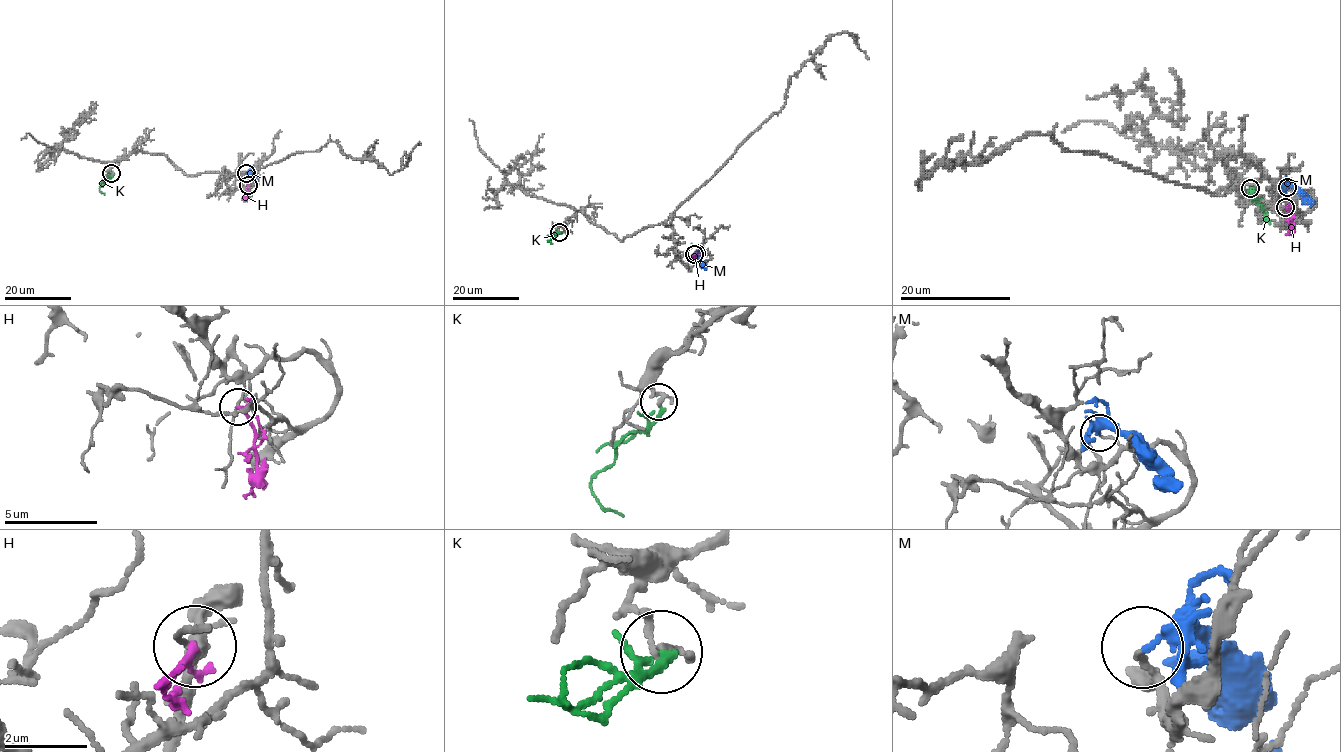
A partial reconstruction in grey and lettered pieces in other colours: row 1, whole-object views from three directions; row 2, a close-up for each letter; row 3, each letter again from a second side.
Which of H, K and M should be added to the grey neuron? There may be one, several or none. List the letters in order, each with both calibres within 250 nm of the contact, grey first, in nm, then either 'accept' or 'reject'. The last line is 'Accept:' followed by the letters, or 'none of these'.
H: 100/200 nm | reject
K: 240/240 nm | reject
M: 110/280 nm | reject
Accept: none of these

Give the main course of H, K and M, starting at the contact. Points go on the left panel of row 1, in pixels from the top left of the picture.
H: (249, 185), (245, 201)
K: (111, 173), (99, 188), (104, 194)
M: (246, 173), (250, 172), (259, 184)

